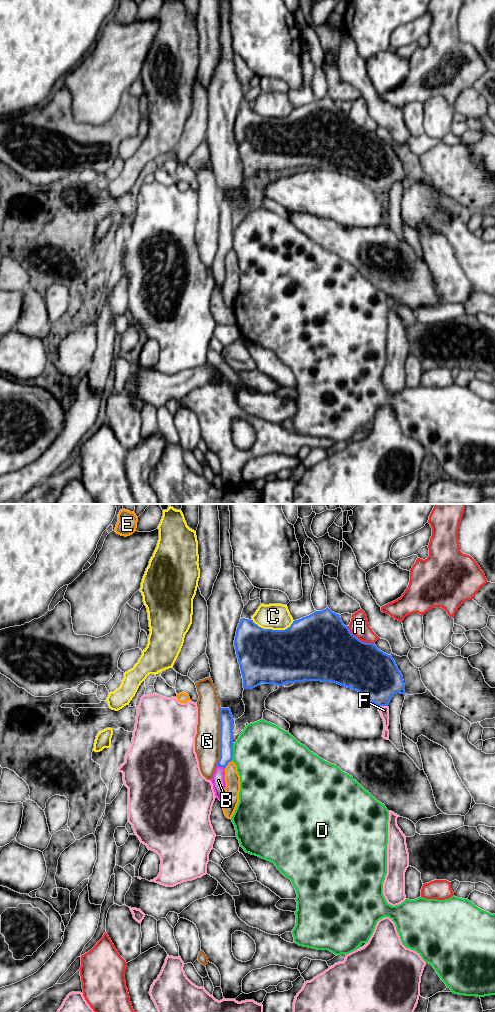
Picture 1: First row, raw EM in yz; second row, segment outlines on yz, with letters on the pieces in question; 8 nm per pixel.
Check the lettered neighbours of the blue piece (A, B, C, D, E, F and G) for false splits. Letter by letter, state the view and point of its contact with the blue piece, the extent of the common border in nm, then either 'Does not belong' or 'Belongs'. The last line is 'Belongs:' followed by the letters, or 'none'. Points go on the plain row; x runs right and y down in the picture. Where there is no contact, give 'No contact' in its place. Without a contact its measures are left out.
A: Touches blue at yz (358, 127). Shared border 260 nm. Does not belong
B: Touches blue at yz (221, 254). Shared border 70 nm. Belongs
C: Touches blue at yz (271, 117). Shared border 340 nm. Does not belong
D: Touches blue at yz (232, 240). Shared border 150 nm. Does not belong
E: Touches blue at yz (227, 252). Shared border 90 nm. Does not belong
F: Touches blue at yz (382, 193). Shared border 90 nm. Does not belong
G: Touches blue at yz (220, 225). Shared border 460 nm. Does not belong
Belongs: B

